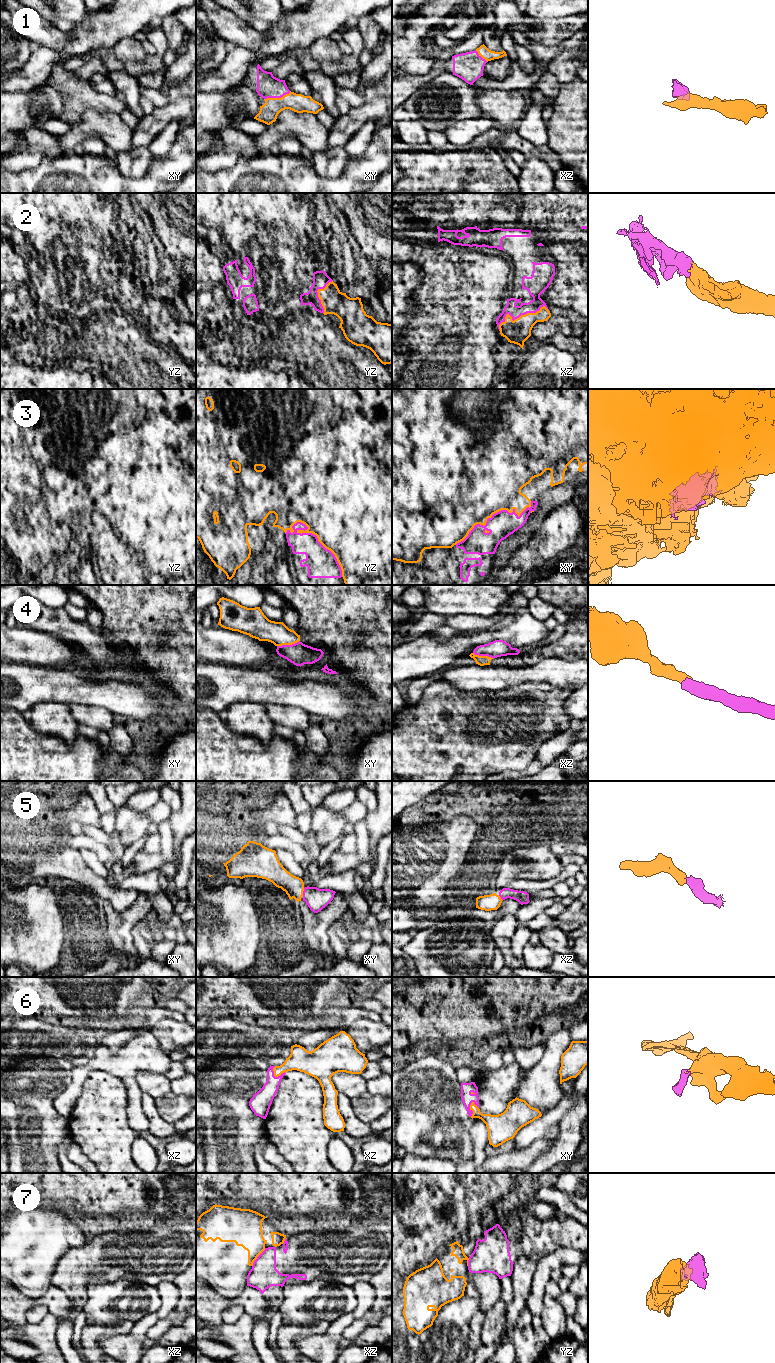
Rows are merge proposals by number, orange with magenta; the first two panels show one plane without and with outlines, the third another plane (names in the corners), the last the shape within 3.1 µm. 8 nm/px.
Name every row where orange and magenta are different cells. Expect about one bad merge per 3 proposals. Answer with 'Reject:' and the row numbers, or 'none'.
Reject: 7

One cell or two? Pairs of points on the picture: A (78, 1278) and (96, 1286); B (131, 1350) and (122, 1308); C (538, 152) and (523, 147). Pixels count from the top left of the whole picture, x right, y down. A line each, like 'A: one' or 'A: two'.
A: two
B: two
C: one

